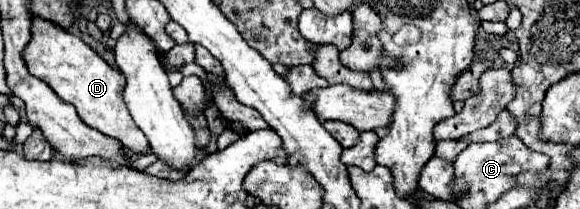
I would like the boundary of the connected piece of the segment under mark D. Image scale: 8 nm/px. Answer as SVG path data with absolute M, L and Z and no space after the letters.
M34 16L30 34L30 42L22 52L22 58L26 60L30 74L42 78L64 102L70 102L76 108L82 122L86 122L86 126L92 126L94 130L110 138L116 138L122 144L122 148L132 154L146 154L150 144L144 132L132 122L132 116L128 114L128 108L122 100L122 90L126 82L124 74L108 66L76 34L62 30L60 26L40 16Z

